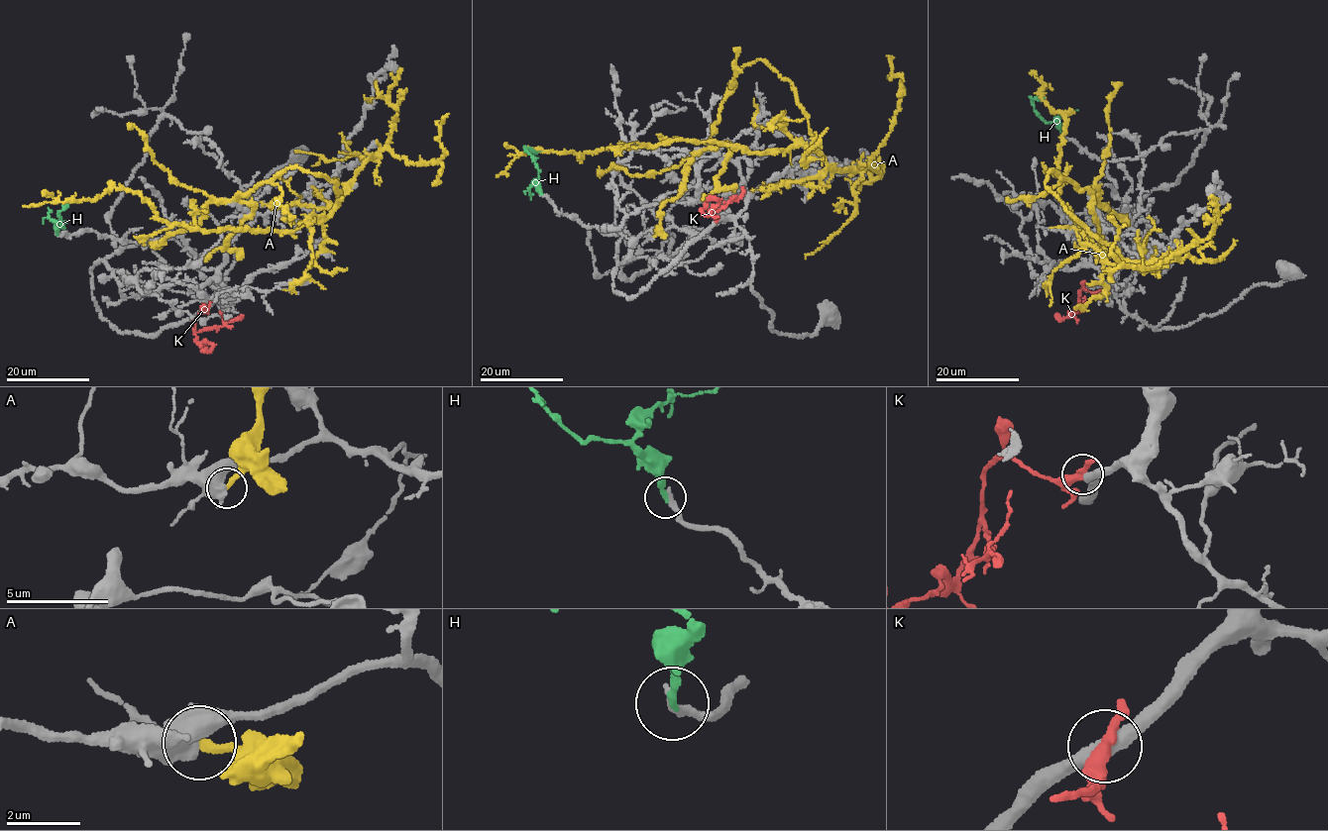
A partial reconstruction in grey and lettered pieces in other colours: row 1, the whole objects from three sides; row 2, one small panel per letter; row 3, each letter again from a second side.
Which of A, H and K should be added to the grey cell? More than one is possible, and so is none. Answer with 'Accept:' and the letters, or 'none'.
Accept: H

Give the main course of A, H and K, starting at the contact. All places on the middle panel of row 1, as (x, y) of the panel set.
A: (654, 237), (737, 72), (763, 59), (792, 84), (817, 151), (675, 140), (526, 149), (496, 175)
H: (540, 193), (535, 157), (524, 150), (527, 147), (535, 153), (540, 149)
K: (717, 219), (712, 210), (701, 210), (706, 215), (720, 210), (739, 199), (742, 187)

